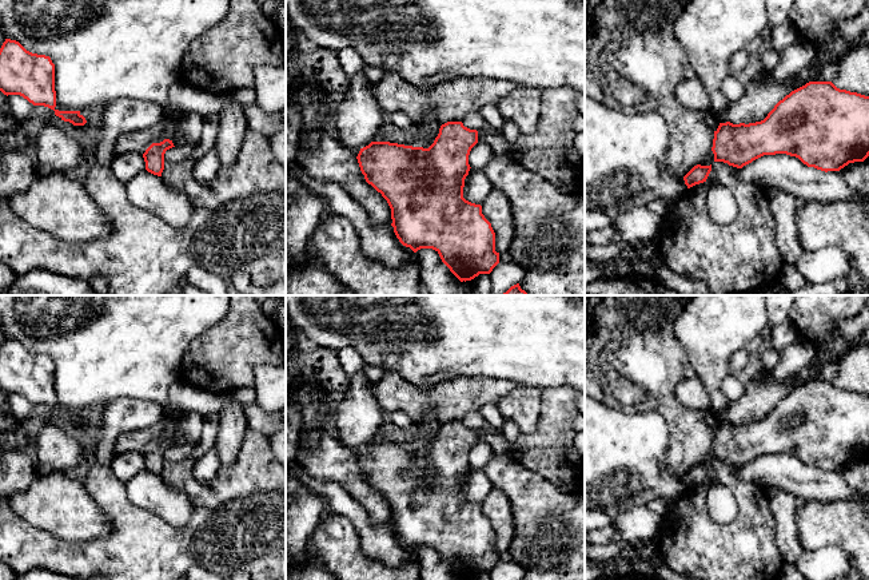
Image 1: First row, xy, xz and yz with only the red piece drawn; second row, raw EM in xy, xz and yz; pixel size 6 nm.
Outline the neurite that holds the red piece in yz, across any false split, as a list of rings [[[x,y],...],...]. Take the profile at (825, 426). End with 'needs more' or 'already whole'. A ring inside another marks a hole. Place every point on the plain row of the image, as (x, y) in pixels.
[[[809,381],[780,400],[768,416],[756,422],[719,422],[714,430],[714,461],[742,468],[764,454],[786,453],[798,457],[808,466],[821,470],[840,470],[849,462],[869,456],[869,396],[837,388],[832,381]]] | already whole

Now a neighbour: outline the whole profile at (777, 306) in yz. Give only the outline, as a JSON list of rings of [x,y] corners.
[[[766,295],[768,319],[777,326],[789,319],[794,295]]]

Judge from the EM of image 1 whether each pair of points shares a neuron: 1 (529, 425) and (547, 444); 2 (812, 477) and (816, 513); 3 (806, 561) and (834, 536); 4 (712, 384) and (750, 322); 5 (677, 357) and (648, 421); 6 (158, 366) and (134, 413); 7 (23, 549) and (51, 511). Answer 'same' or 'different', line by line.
1: different
2: different
3: different
4: same
5: different
6: different
7: different

